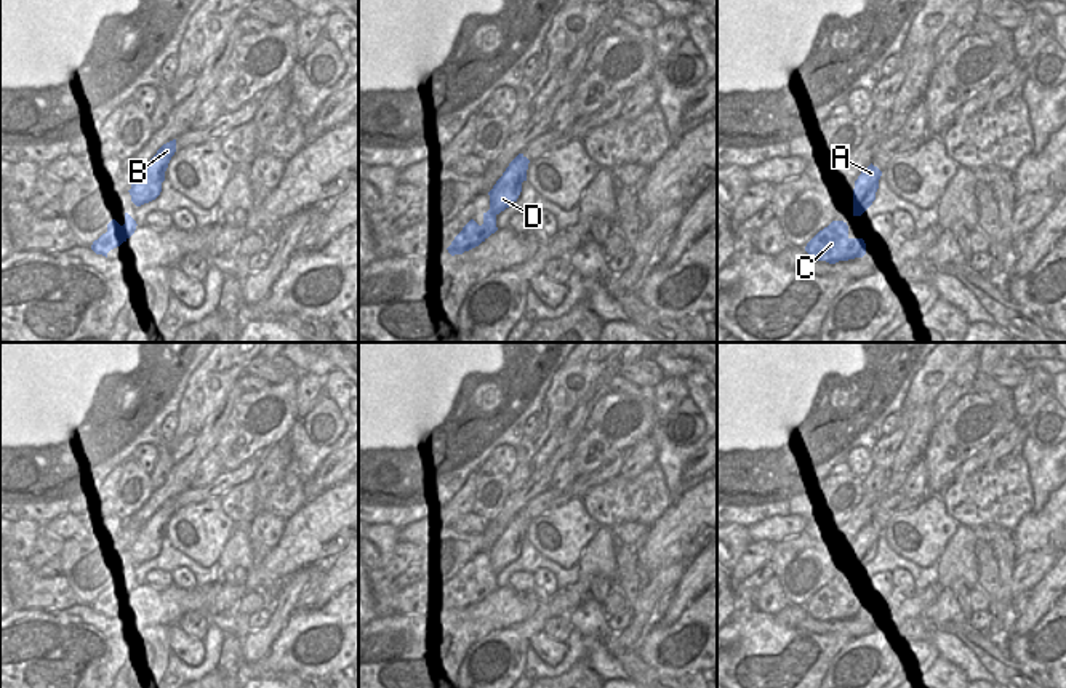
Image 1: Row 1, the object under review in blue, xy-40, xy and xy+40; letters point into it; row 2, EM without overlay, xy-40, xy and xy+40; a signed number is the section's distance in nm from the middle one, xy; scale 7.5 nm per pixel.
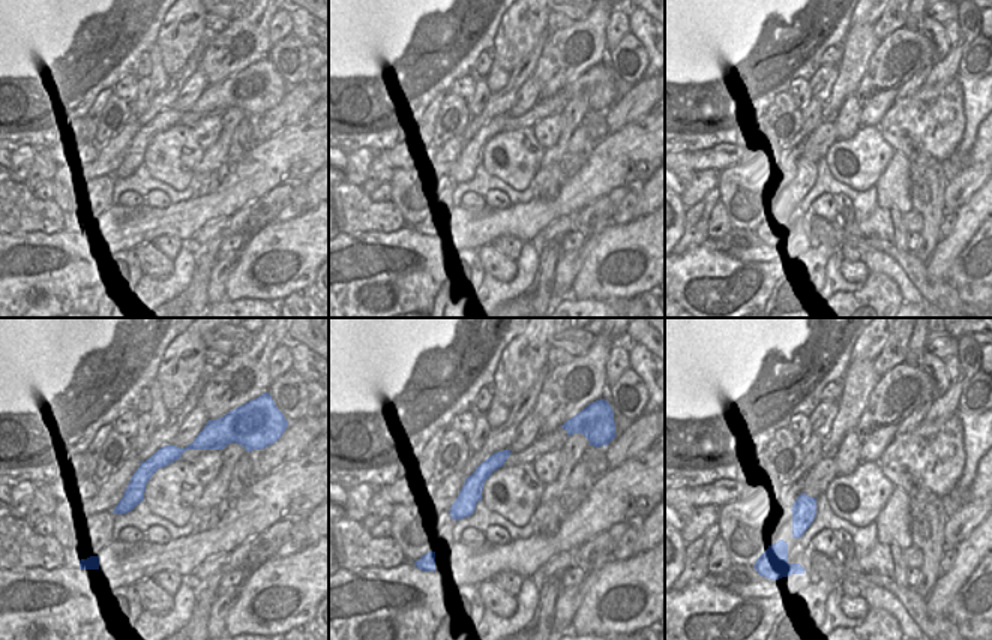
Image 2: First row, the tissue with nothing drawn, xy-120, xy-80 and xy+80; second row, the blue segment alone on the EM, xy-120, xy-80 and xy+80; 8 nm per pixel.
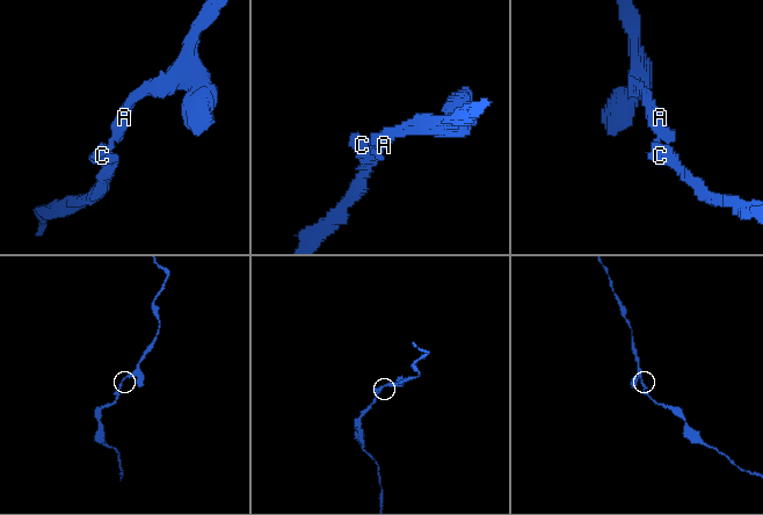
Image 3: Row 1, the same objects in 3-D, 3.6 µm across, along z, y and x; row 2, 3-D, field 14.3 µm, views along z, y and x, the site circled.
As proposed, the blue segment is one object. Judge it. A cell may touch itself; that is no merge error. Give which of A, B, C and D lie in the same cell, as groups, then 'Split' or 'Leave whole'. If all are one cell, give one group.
Groups: A B C D. Leave whole

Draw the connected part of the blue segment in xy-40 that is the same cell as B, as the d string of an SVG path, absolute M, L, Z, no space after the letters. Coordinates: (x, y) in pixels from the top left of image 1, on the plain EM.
M176 498L163 502L150 517L150 520L138 530L136 538L131 541L131 547L128 549L131 560L136 565L149 562L160 554L162 541L165 539L165 530L174 510Z

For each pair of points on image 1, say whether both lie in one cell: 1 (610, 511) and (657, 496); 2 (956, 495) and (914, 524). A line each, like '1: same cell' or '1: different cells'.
1: same cell
2: different cells

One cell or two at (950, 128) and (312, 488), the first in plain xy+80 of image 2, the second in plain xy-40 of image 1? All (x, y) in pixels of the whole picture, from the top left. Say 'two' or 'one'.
two

